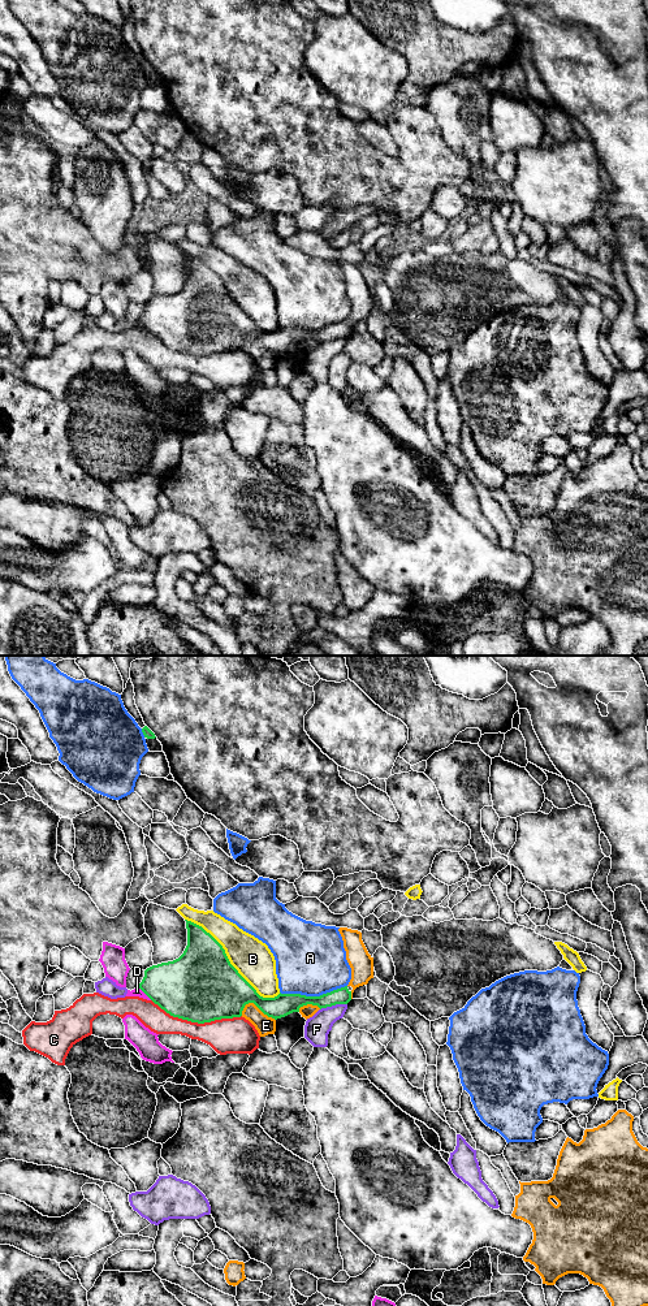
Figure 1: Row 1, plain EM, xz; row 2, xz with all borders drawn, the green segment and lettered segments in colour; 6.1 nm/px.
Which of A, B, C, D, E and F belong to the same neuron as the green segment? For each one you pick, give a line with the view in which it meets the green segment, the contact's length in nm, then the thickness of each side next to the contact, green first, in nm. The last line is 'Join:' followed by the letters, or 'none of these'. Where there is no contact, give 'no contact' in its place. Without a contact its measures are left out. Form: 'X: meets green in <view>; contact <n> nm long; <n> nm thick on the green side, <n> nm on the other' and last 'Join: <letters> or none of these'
Join: none of these

